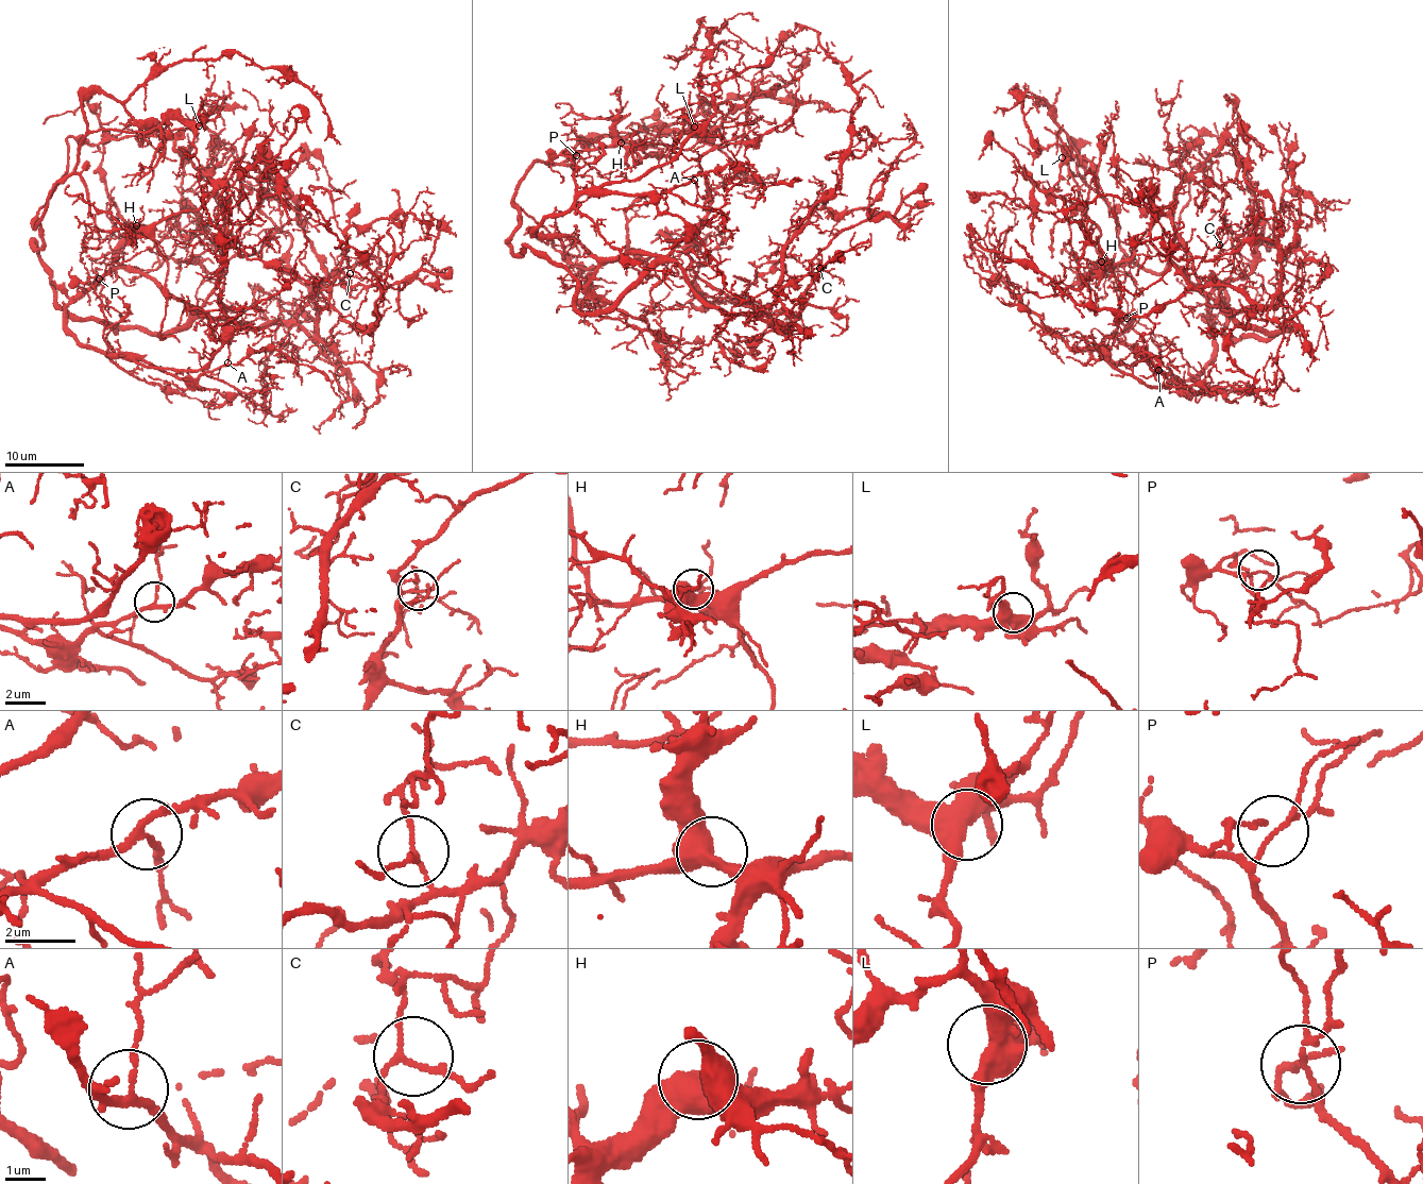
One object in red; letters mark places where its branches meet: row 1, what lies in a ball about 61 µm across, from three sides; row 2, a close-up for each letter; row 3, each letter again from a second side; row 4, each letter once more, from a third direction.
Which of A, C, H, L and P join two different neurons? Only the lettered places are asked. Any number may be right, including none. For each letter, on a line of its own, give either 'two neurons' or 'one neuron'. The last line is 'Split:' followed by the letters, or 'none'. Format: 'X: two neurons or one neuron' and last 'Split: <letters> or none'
A: one neuron
C: one neuron
H: one neuron
L: one neuron
P: one neuron
Split: none

